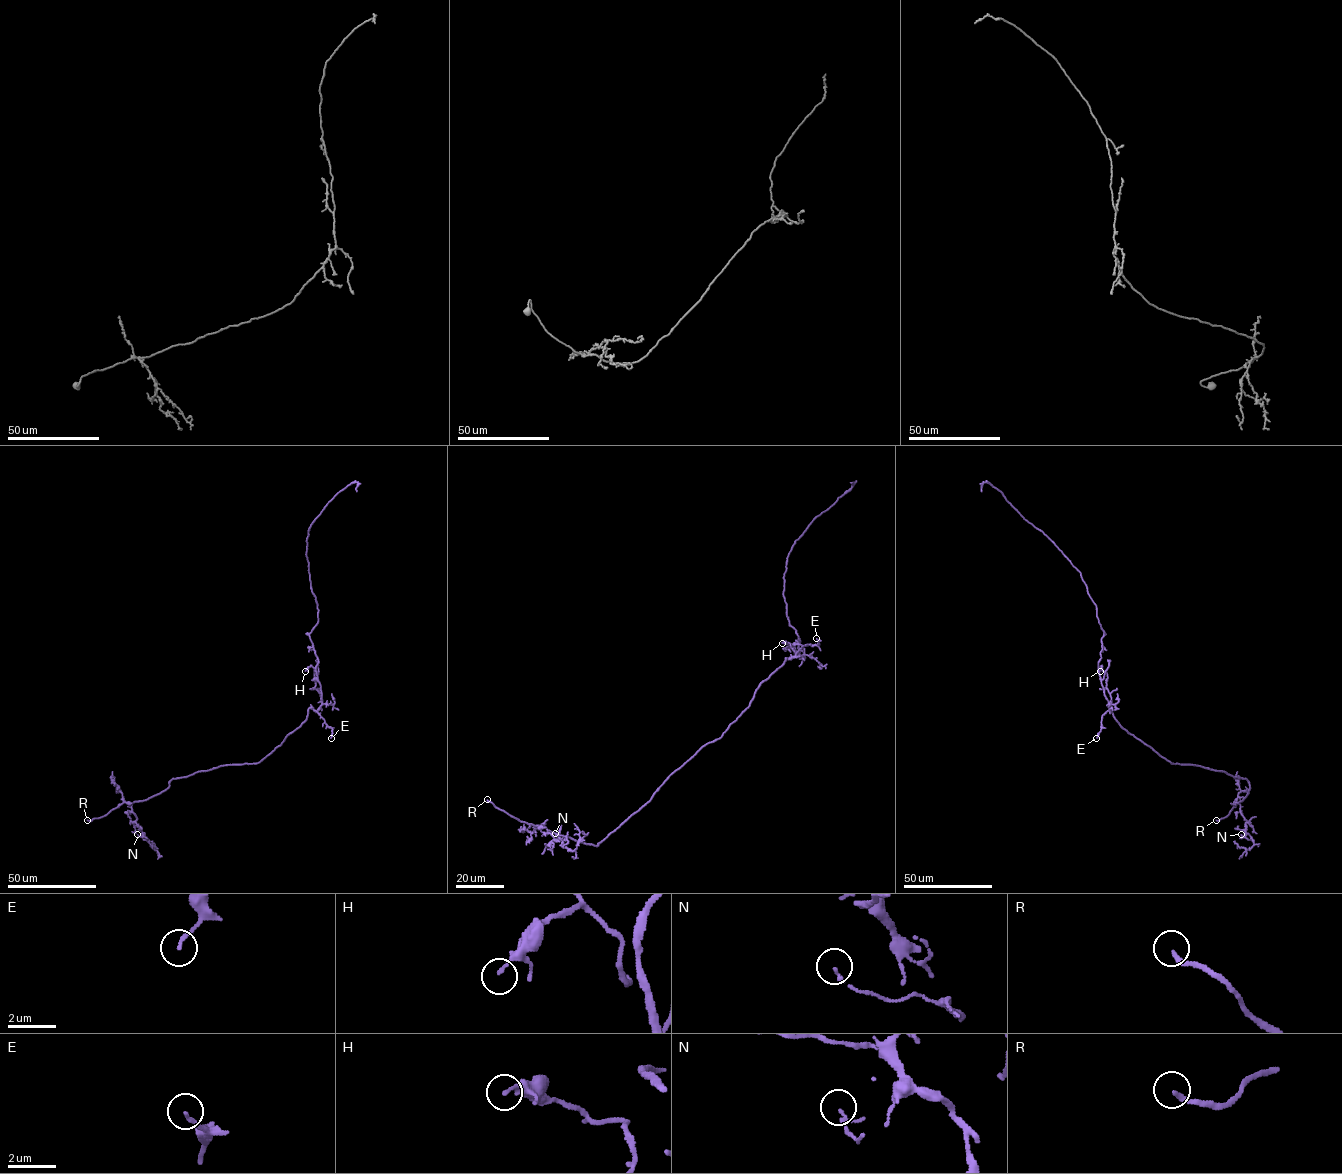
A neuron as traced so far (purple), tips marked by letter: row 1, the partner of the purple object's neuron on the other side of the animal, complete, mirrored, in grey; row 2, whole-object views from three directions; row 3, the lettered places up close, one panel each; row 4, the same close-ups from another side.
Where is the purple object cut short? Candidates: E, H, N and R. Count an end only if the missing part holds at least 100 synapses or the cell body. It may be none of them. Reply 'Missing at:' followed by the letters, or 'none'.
Missing at: R

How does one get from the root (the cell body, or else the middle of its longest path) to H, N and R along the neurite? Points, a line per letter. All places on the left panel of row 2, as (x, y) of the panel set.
H: (306, 718), (308, 709), (316, 711), (322, 699), (314, 687), (314, 668), (310, 666), (305, 671)
N: (306, 718), (258, 763), (223, 765), (173, 778), (160, 793), (133, 802), (135, 822), (146, 839), (137, 834)
R: (306, 718), (258, 763), (223, 765), (173, 778), (167, 788), (146, 799), (123, 802), (102, 816), (87, 820)

